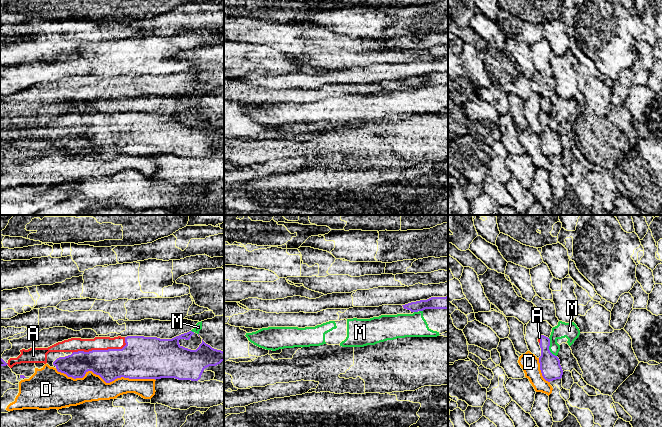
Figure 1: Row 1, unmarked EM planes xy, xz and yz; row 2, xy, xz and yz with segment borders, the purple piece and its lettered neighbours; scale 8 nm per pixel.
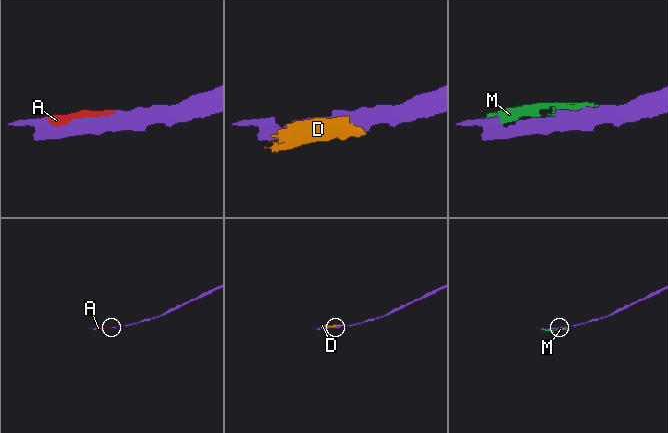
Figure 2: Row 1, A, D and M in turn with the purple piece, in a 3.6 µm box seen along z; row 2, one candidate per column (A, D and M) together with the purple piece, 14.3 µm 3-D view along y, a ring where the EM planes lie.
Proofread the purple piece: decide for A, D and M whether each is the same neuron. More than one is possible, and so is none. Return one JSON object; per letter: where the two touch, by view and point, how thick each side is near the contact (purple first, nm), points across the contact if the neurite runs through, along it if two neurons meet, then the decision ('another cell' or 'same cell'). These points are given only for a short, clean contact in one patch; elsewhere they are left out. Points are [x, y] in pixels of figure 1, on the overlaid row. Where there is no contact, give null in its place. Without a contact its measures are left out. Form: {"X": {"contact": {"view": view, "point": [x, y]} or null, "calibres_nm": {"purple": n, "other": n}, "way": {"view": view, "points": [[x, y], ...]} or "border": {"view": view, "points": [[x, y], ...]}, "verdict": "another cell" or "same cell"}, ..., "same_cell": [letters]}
{"A": {"contact": {"view": "xy", "point": [102, 350]}, "calibres_nm": {"purple": 260, "other": 110}, "verdict": "same cell"}, "D": {"contact": {"view": "xy", "point": [105, 381]}, "calibres_nm": {"purple": 260, "other": 220}, "verdict": "another cell"}, "M": {"contact": {"view": "yz", "point": [548, 348]}, "calibres_nm": {"purple": 170, "other": 130}, "verdict": "another cell"}, "same_cell": ["A"]}

